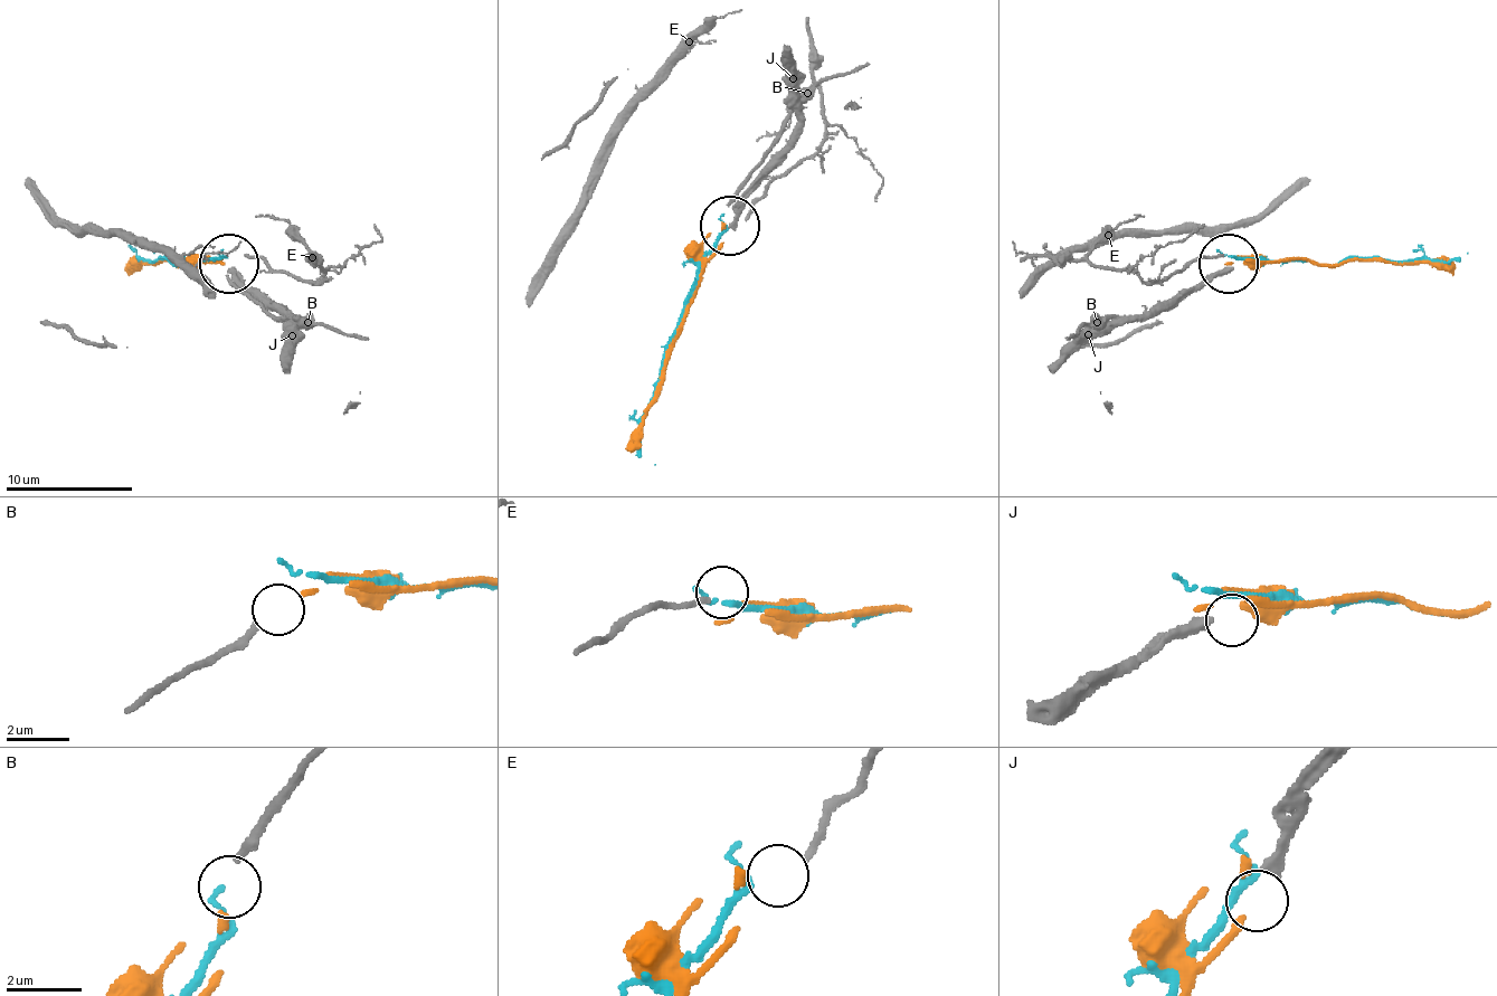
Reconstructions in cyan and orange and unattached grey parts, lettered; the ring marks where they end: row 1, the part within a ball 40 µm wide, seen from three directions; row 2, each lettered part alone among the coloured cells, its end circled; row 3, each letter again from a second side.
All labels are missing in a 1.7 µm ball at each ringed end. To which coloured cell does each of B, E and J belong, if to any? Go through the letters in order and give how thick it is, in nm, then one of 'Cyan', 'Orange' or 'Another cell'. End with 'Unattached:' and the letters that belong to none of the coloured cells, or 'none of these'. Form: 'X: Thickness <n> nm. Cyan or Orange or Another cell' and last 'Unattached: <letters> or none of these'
B: Thickness 240 nm. Orange
E: Thickness 180 nm. Cyan
J: Thickness 320 nm. Another cell
Unattached: J

